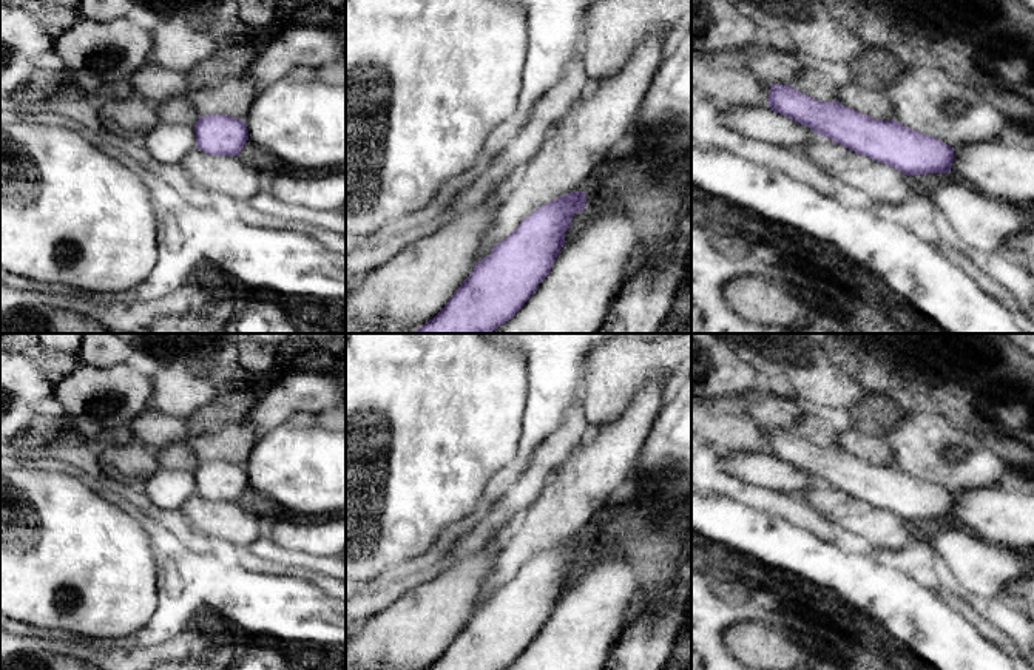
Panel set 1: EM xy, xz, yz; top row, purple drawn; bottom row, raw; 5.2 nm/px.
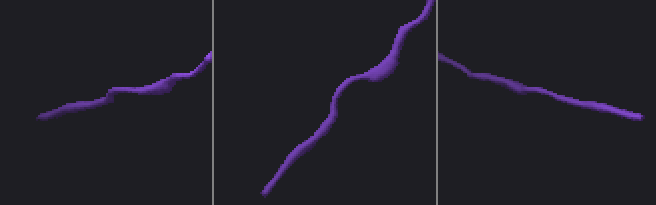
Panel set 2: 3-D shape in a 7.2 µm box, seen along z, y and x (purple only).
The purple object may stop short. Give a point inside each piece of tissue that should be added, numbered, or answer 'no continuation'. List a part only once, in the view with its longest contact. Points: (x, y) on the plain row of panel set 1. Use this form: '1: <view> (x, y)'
no continuation

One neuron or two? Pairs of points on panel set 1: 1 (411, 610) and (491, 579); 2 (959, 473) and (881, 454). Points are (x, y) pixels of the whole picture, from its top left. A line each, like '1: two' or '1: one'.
1: two
2: two

